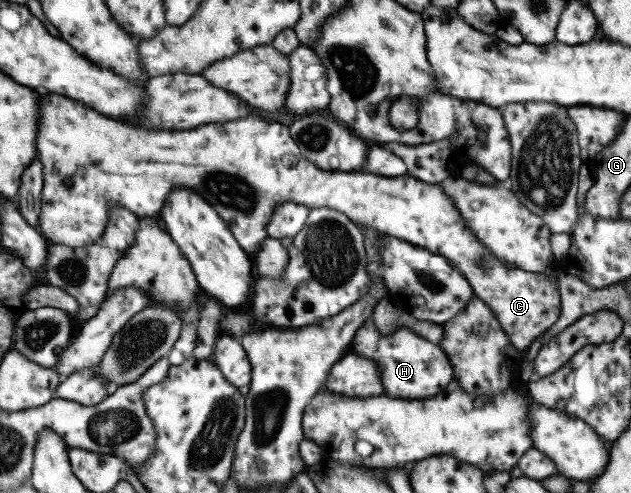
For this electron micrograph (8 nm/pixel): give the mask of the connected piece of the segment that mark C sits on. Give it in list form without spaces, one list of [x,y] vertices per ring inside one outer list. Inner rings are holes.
[[[42,91],[40,101],[38,102],[38,129],[36,134],[36,157],[42,164],[43,178],[42,187],[40,190],[40,205],[38,214],[38,232],[47,243],[56,243],[65,247],[77,248],[77,246],[87,246],[90,243],[99,241],[103,230],[105,229],[106,222],[108,221],[108,210],[112,206],[122,206],[125,210],[132,212],[136,217],[141,216],[155,216],[162,209],[165,204],[166,194],[169,194],[173,188],[186,188],[192,190],[195,194],[199,194],[200,197],[217,212],[217,216],[221,218],[223,222],[228,226],[228,230],[233,235],[233,239],[239,244],[239,247],[245,254],[253,255],[260,249],[261,242],[267,238],[265,236],[265,225],[271,218],[272,212],[276,206],[283,204],[284,202],[294,202],[295,204],[302,204],[309,209],[325,207],[337,212],[343,213],[349,220],[355,224],[359,229],[361,226],[368,226],[369,229],[374,229],[381,235],[389,235],[392,238],[397,238],[407,242],[409,245],[417,246],[419,248],[426,249],[430,254],[435,254],[445,258],[453,269],[456,269],[469,283],[471,290],[478,301],[483,302],[493,315],[497,317],[501,328],[505,331],[507,338],[511,345],[513,345],[518,351],[522,351],[535,337],[538,337],[544,333],[556,320],[560,314],[560,300],[558,297],[558,287],[555,281],[551,281],[544,272],[533,273],[523,270],[519,270],[516,267],[509,267],[505,265],[503,261],[499,261],[487,248],[483,247],[475,236],[471,235],[471,231],[464,226],[462,216],[456,209],[452,200],[441,190],[440,185],[429,184],[427,182],[421,182],[416,178],[413,178],[407,174],[402,174],[397,177],[380,177],[371,173],[365,173],[361,170],[353,172],[341,172],[341,171],[326,171],[317,168],[309,159],[303,158],[298,151],[297,145],[290,137],[288,128],[281,126],[281,124],[267,124],[267,122],[261,122],[257,120],[255,116],[246,116],[238,118],[225,124],[205,124],[205,126],[197,126],[189,130],[145,130],[142,126],[128,124],[127,122],[105,117],[99,114],[96,110],[82,105],[77,100],[70,99],[69,97],[62,97],[60,94],[49,93]]]

